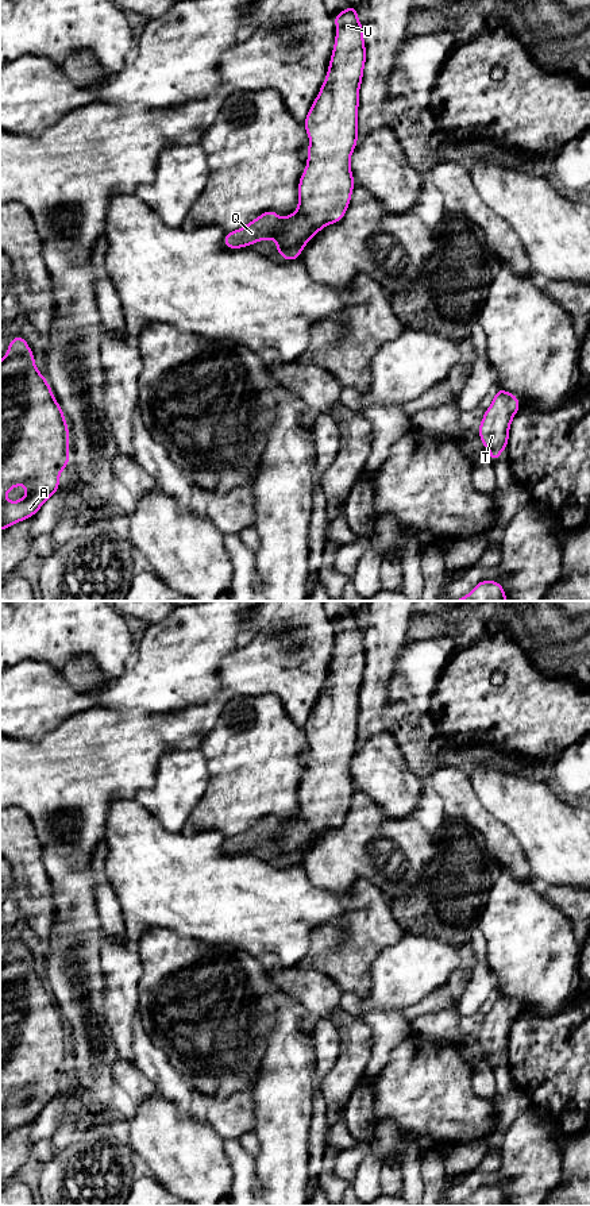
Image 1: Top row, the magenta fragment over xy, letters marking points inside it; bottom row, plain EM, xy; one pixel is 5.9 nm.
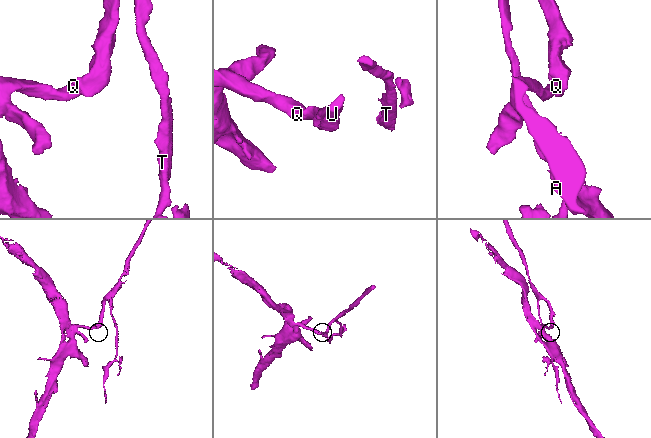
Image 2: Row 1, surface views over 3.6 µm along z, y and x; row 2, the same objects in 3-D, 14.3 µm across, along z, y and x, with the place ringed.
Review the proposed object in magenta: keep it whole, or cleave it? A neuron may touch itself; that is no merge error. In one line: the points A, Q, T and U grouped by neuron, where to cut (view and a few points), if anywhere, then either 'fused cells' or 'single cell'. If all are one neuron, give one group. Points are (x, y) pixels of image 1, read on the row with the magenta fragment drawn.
A Q T U; no cut; single cell

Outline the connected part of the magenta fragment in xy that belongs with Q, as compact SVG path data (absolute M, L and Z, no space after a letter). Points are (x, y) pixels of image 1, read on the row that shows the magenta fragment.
M348 4L344 11L333 16L333 22L336 23L336 38L328 72L302 123L312 143L306 149L308 165L298 181L298 208L294 213L282 219L278 217L275 211L269 209L247 226L227 232L223 238L223 244L227 248L250 247L258 240L277 238L275 251L285 261L296 261L312 236L325 226L339 223L344 217L355 186L350 159L359 140L358 107L359 88L366 63L366 46L363 41L365 27L358 20L358 9L355 7Z

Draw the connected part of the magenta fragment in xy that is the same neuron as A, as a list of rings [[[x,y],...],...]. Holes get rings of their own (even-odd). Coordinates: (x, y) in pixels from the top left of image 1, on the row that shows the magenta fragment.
[[[15,335],[15,338],[9,342],[7,348],[7,355],[4,359],[0,361],[0,531],[12,527],[16,523],[20,523],[22,520],[26,520],[41,509],[41,506],[45,504],[45,501],[54,496],[54,493],[59,489],[59,473],[70,463],[69,459],[69,427],[65,420],[65,415],[57,402],[51,388],[47,382],[47,379],[38,371],[34,361],[34,351],[28,348],[28,343],[26,338],[22,338],[20,335]],[[19,485],[27,485],[27,494],[15,502],[8,502],[5,500],[5,494],[9,489],[19,486]]]

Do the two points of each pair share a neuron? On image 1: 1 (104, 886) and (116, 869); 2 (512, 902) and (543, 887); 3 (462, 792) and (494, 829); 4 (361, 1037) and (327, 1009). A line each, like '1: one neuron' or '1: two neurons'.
1: two neurons
2: two neurons
3: one neuron
4: one neuron

